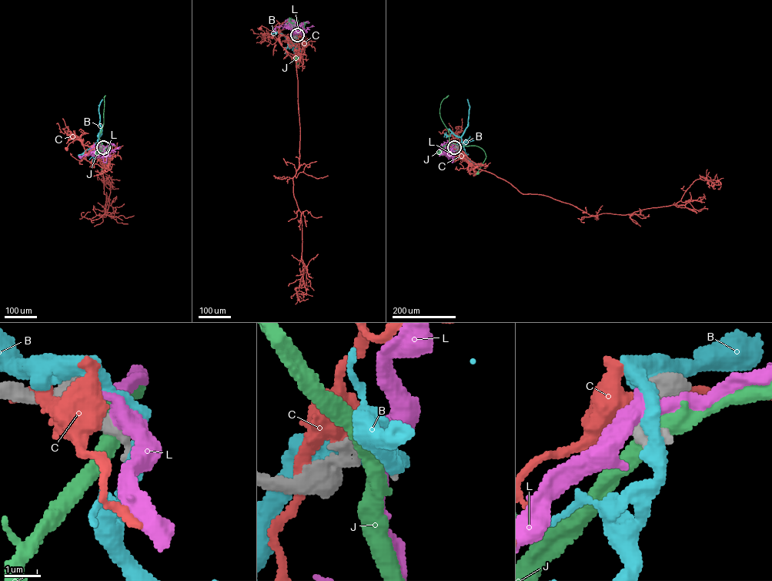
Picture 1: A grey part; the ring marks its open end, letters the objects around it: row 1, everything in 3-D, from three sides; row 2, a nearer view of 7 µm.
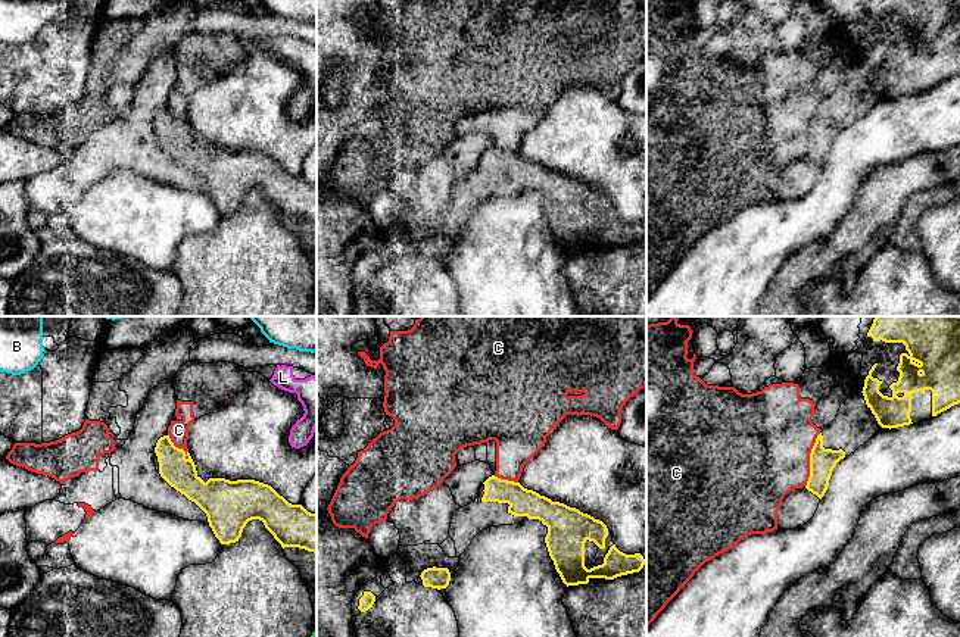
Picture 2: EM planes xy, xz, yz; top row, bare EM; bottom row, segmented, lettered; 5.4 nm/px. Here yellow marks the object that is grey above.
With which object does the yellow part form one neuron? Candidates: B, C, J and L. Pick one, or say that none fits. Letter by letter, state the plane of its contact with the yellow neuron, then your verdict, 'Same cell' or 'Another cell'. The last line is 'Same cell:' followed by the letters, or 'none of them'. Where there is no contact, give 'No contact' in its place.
B: No contact. Another cell
C: Touches yellow in yz. Another cell
J: No contact. Another cell
L: No contact. Another cell
Same cell: none of them

